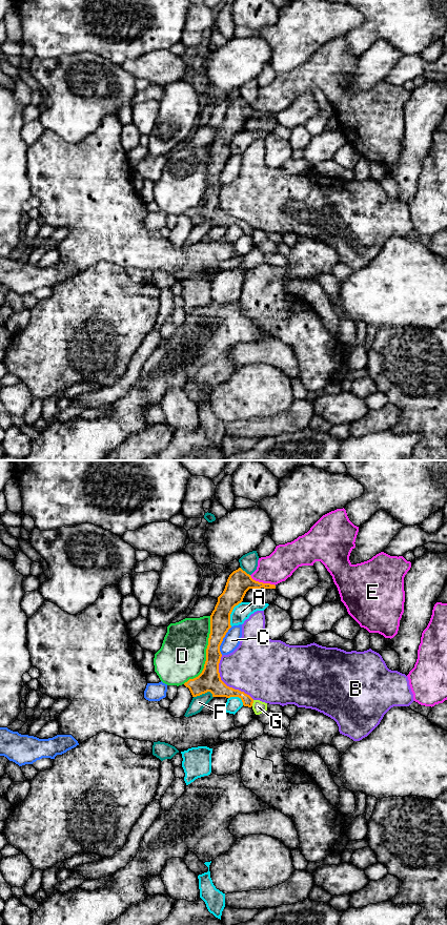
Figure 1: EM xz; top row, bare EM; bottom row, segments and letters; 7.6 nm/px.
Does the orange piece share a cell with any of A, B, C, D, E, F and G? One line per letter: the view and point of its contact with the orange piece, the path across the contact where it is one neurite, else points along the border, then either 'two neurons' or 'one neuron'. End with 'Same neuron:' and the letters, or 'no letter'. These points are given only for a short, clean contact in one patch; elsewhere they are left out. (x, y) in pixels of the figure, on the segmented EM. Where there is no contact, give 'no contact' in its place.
A: xz (230, 613) | two neurons
B: xz (224, 683) | two neurons
C: xz (222, 640) | two neurons
D: xz (206, 653) | two neurons
E: xz (262, 582) | two neurons
F: xz (203, 693) | two neurons
G: xz (252, 702) | along xz (254, 700), (251, 705) | two neurons
Same neuron: no letter

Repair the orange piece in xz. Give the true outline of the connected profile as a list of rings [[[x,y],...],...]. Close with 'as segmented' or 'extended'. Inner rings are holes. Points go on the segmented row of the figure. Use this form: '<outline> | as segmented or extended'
[[[241,568],[233,571],[229,575],[225,589],[223,593],[218,597],[218,602],[210,615],[210,634],[208,638],[208,645],[206,649],[206,661],[204,664],[204,669],[198,677],[194,679],[189,679],[187,682],[184,683],[184,685],[189,688],[192,697],[197,697],[207,692],[210,692],[212,694],[212,697],[226,697],[226,698],[239,697],[242,700],[244,706],[248,706],[248,707],[252,706],[253,699],[249,695],[239,690],[235,690],[232,687],[227,686],[221,680],[219,673],[219,663],[222,657],[222,654],[220,652],[220,645],[226,633],[231,628],[230,614],[233,608],[243,601],[243,598],[249,589],[261,589],[261,588],[276,589],[276,585],[253,580],[251,576],[247,574],[245,571],[243,571]]] | as segmented

